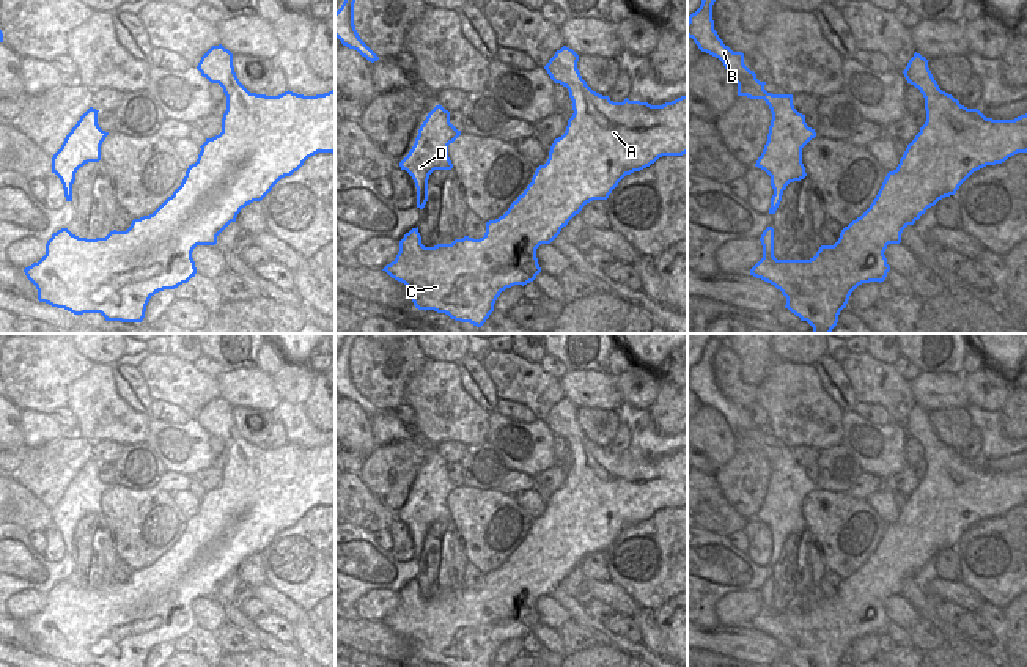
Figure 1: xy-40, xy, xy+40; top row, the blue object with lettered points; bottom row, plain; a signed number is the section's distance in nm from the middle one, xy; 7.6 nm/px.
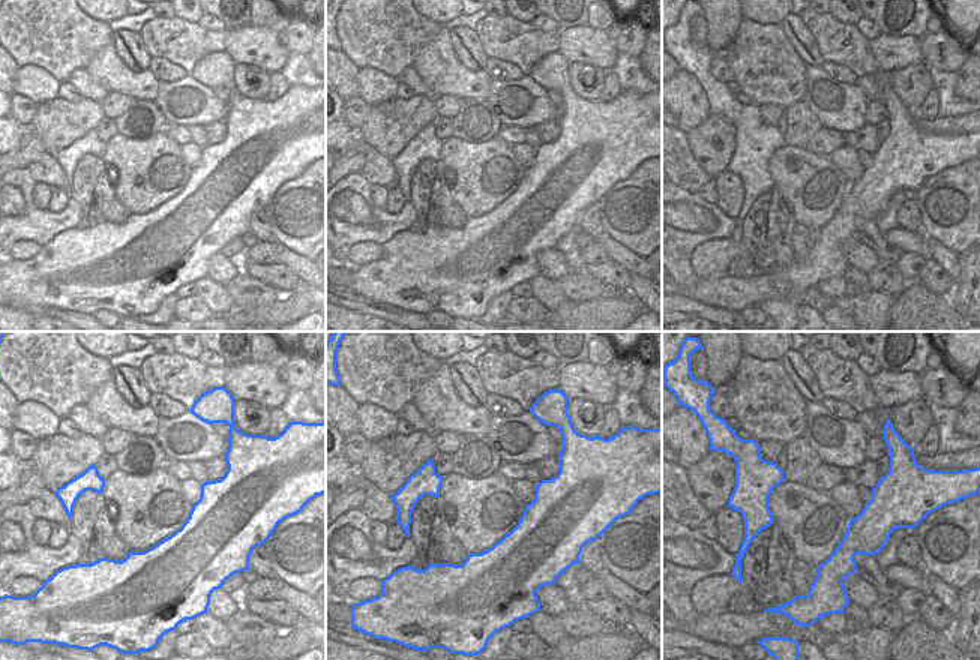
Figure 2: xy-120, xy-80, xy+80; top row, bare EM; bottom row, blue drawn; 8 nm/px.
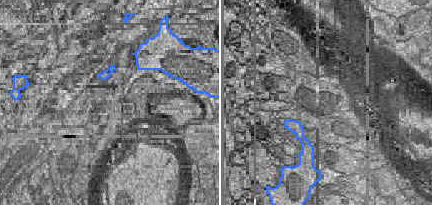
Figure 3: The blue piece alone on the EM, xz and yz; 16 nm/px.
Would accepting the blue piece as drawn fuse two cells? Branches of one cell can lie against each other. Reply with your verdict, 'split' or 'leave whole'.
leave whole

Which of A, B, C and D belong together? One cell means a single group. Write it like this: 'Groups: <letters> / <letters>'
Groups: A B C D.

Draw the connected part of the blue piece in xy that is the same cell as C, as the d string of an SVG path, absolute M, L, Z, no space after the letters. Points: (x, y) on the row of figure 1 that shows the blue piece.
M563 46L544 66L555 83L568 88L574 113L565 134L554 140L547 162L536 168L532 182L503 216L486 222L484 236L425 247L417 227L399 241L396 258L382 271L412 291L415 308L481 327L502 291L536 278L541 272L536 249L550 244L587 203L607 200L626 175L650 167L659 157L687 153L687 94L662 105L628 98L613 102L587 85L577 61L579 55Z

